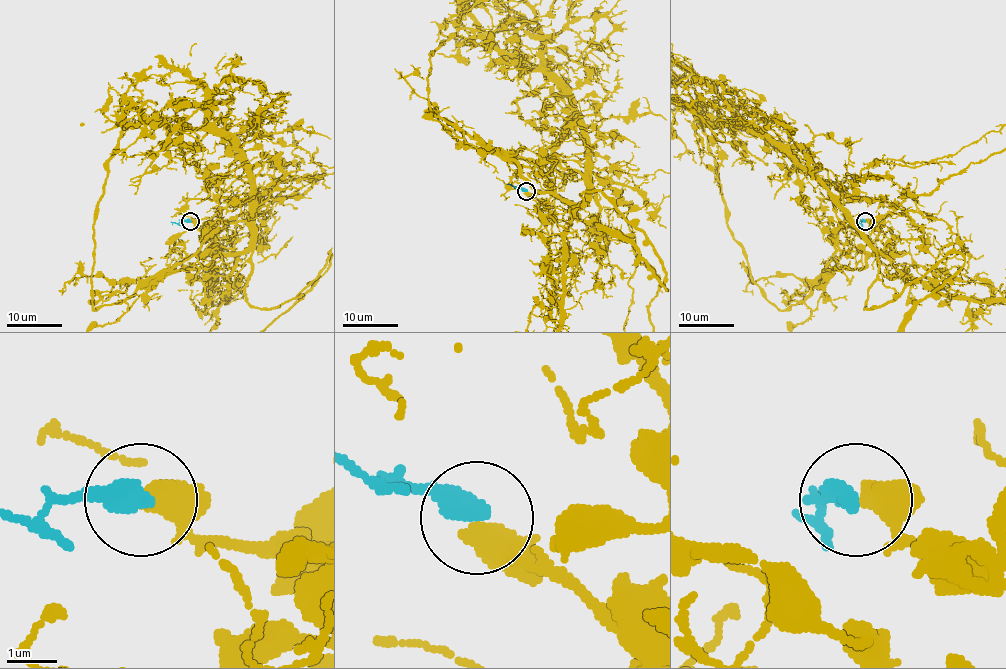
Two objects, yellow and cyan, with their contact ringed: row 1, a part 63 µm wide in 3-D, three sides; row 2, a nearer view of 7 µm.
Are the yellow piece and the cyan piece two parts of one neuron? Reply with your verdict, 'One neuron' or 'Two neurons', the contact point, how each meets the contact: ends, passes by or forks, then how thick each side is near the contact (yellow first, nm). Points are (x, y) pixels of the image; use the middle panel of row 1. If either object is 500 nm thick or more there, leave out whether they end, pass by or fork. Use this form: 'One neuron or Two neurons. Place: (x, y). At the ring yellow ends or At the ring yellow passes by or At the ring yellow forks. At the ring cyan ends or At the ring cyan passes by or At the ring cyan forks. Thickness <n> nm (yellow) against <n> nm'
One neuron. Place: (526, 191). Thickness 550 nm (yellow) against 440 nm

